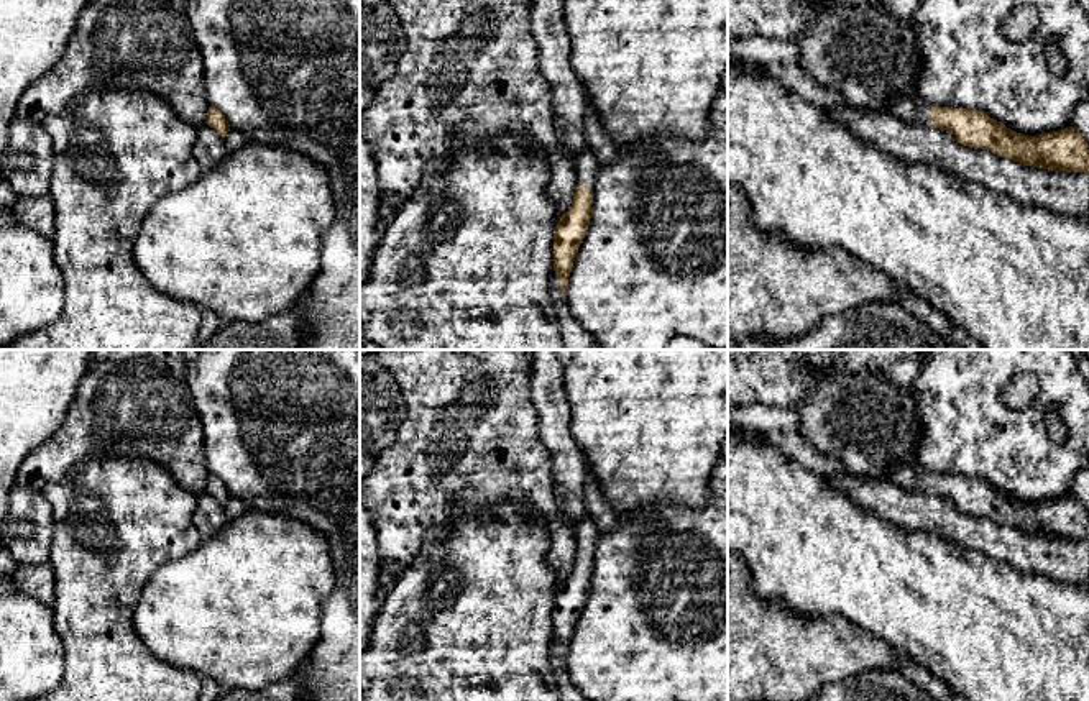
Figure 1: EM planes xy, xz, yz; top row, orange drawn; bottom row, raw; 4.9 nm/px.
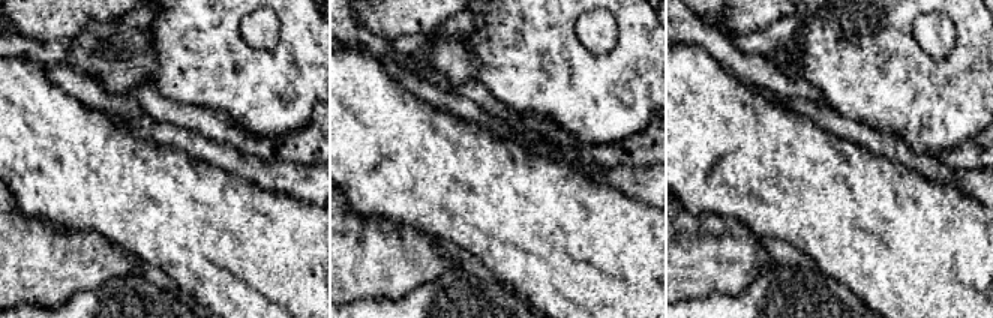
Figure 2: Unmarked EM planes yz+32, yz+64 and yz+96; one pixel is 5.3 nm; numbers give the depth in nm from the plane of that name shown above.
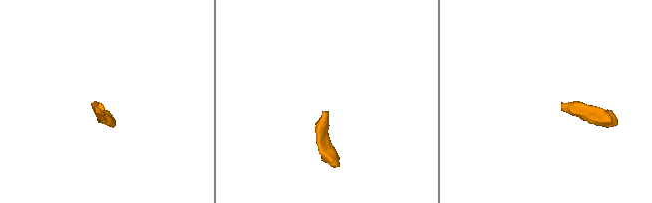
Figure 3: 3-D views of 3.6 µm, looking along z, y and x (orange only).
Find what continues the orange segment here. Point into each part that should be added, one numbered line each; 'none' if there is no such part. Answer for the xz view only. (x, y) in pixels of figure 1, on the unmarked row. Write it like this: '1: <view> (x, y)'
1: xz (587, 534)

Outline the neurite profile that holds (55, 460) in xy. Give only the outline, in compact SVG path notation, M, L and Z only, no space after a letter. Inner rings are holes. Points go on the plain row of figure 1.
M112 350L103 361L92 361L80 381L76 397L59 430L34 448L21 463L15 484L39 493L48 483L66 479L87 458L149 458L163 466L184 489L199 501L192 515L202 540L212 537L227 524L223 506L205 491L209 470L205 466L202 420L192 404L187 384L184 350Z

